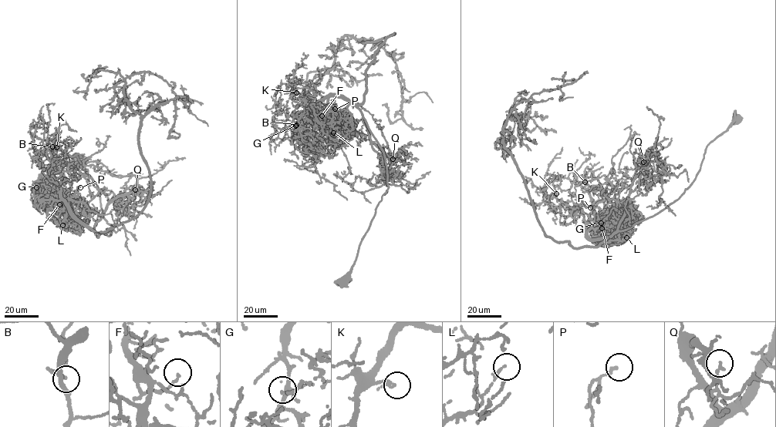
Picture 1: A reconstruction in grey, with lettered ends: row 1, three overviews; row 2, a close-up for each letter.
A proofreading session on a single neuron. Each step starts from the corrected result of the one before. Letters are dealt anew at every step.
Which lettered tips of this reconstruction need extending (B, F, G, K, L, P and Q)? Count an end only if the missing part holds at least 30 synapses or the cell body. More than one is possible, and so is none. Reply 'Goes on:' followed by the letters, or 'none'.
Goes on: none

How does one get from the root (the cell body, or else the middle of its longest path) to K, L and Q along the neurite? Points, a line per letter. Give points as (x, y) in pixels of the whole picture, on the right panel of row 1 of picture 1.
K: (737, 117), (706, 146), (699, 172), (683, 194), (608, 237), (588, 237), (583, 213), (556, 193)
L: (737, 117), (706, 146), (696, 179), (677, 199), (602, 237), (614, 235), (612, 246), (626, 237)
Q: (737, 117), (706, 146), (699, 172), (683, 194), (652, 216), (619, 230), (632, 183), (643, 162)

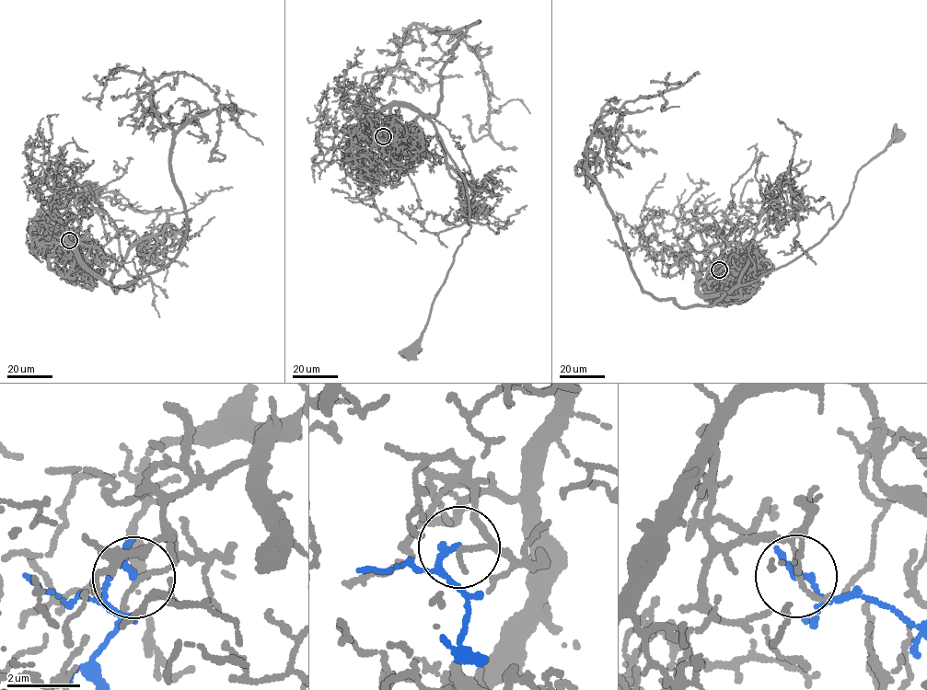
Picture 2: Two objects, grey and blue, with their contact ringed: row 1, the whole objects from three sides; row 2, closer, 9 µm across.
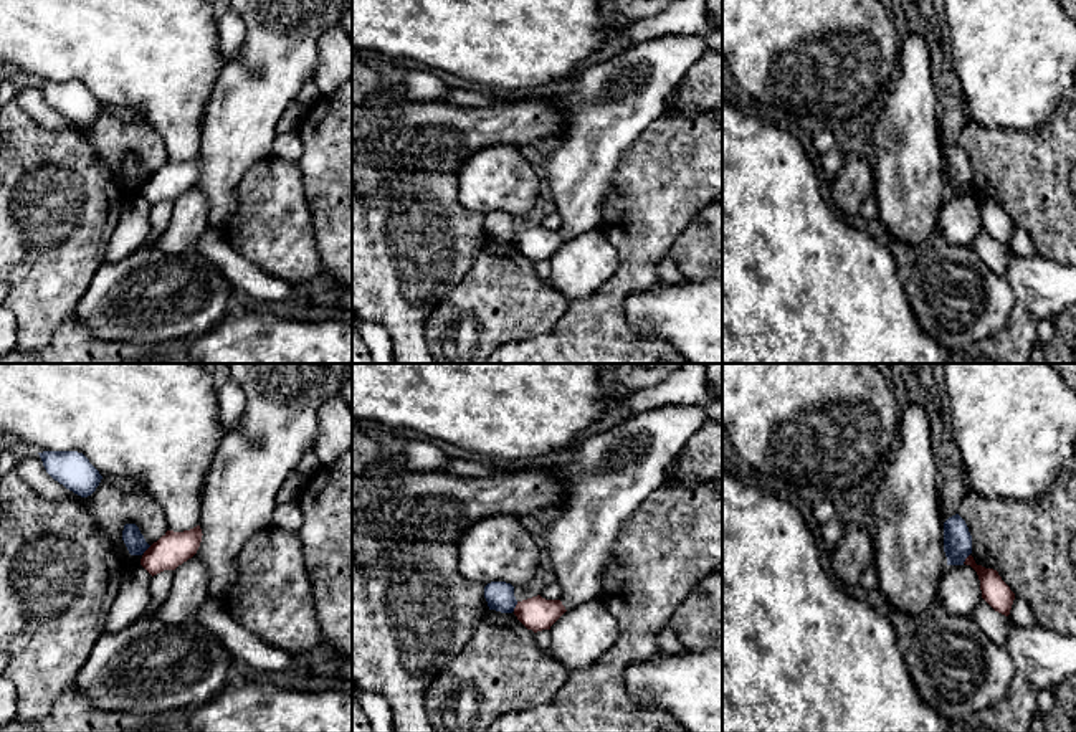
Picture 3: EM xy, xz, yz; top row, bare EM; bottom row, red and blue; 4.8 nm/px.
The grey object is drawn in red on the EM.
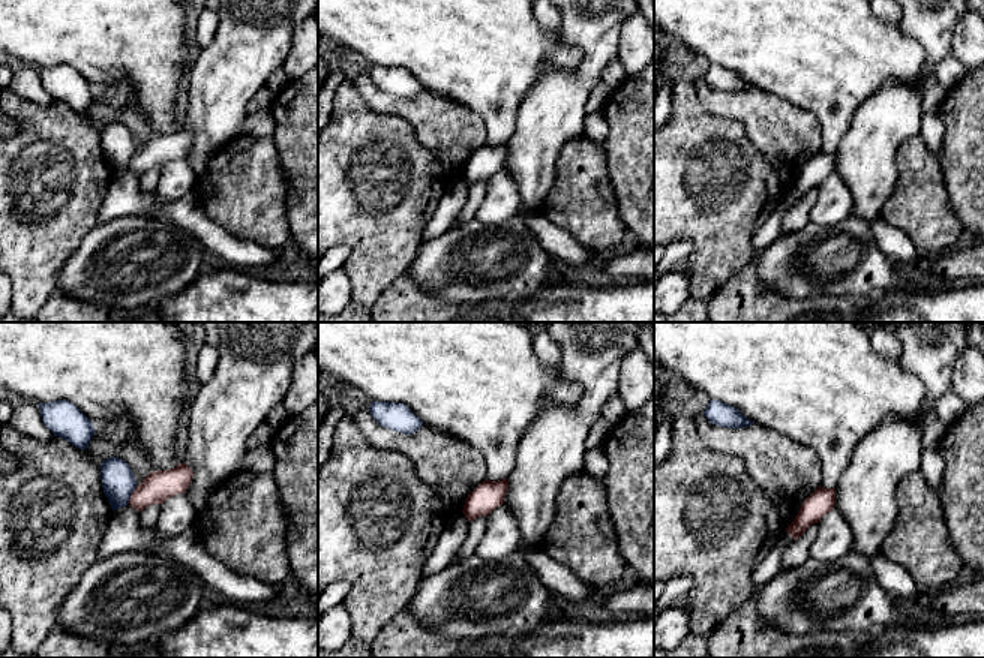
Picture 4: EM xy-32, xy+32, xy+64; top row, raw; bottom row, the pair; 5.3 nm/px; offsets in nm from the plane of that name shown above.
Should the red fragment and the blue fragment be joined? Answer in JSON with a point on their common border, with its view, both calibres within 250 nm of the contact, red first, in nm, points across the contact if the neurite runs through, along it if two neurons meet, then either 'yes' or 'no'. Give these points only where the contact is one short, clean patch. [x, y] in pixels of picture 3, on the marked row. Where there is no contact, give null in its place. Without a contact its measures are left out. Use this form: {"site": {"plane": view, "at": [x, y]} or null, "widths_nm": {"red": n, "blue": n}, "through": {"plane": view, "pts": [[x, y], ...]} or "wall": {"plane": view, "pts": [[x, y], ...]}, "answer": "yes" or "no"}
{"site": {"plane": "xz", "at": [516, 607]}, "widths_nm": {"red": 170, "blue": 140}, "wall": {"plane": "xz", "pts": [[518, 602], [513, 610]]}, "answer": "no"}

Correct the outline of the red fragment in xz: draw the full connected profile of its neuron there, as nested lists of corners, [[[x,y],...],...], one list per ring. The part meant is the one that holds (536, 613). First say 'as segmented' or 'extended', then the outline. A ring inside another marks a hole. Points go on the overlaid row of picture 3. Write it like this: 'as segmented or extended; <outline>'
as segmented; [[[540,595],[517,601],[514,615],[534,633],[550,630],[550,626],[565,613],[560,600],[545,600]]]

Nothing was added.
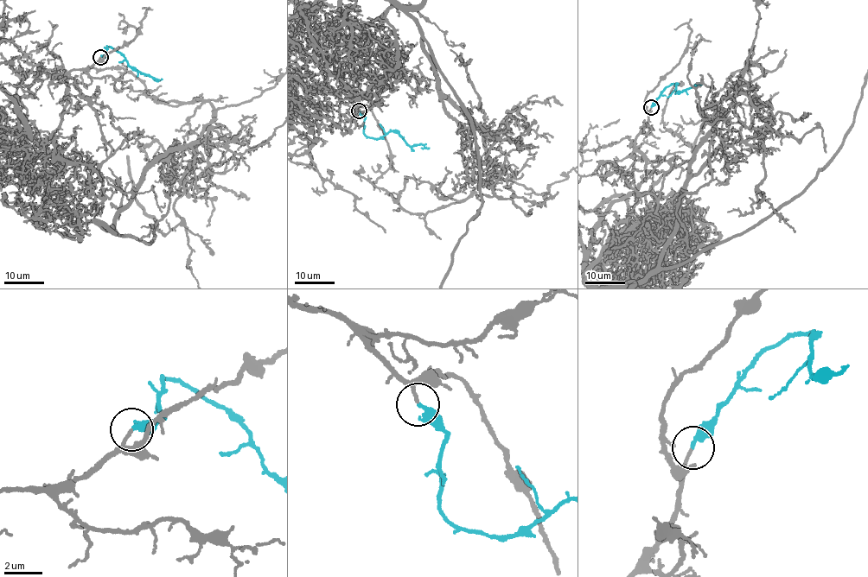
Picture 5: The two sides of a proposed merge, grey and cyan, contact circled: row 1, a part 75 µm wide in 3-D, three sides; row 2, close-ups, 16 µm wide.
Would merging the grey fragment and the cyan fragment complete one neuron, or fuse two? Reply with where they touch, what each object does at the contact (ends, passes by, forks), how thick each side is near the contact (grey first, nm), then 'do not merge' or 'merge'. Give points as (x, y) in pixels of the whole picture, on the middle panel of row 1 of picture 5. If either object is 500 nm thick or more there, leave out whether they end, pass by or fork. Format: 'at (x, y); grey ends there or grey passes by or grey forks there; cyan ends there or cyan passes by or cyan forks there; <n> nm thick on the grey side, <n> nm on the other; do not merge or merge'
at (359, 110); grey ends there; cyan ends there; 160 nm thick on the grey side, 300 nm on the other; merge

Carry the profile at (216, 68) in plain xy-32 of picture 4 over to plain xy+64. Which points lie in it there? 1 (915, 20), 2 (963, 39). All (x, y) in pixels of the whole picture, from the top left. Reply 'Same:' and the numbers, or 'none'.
Same: 1

